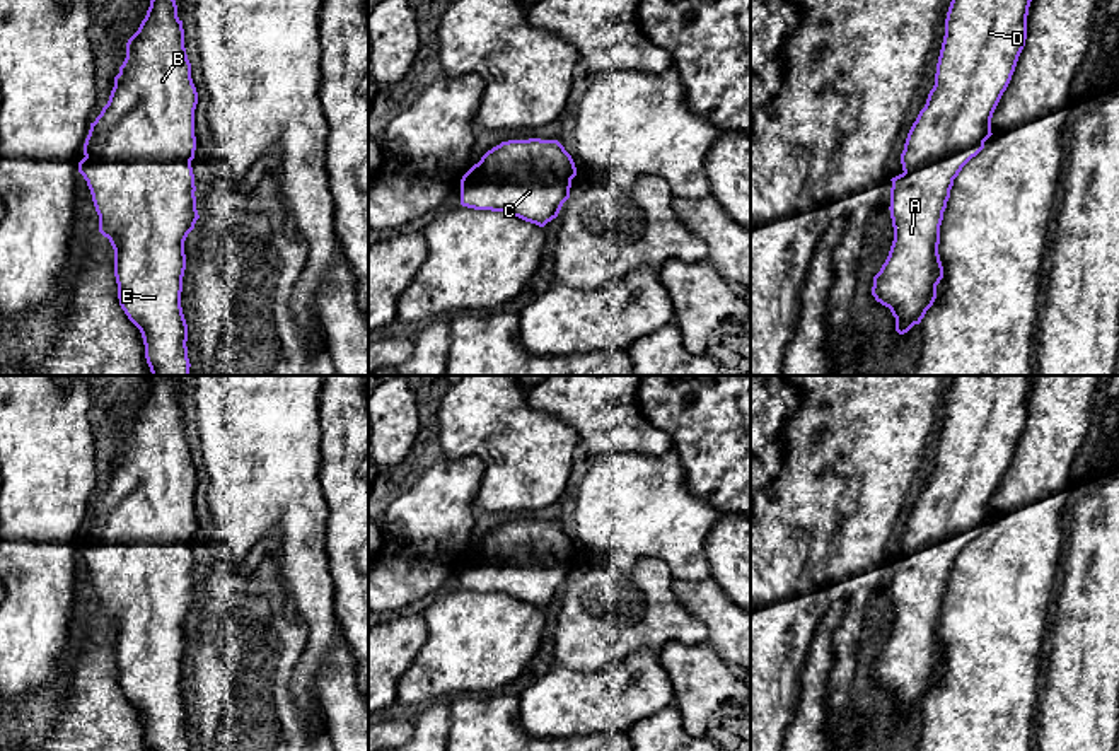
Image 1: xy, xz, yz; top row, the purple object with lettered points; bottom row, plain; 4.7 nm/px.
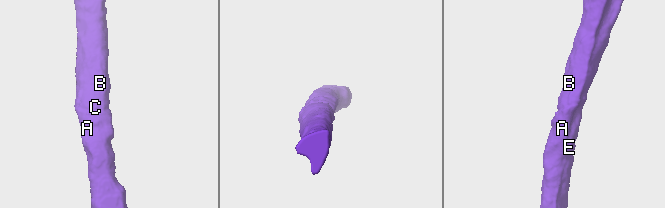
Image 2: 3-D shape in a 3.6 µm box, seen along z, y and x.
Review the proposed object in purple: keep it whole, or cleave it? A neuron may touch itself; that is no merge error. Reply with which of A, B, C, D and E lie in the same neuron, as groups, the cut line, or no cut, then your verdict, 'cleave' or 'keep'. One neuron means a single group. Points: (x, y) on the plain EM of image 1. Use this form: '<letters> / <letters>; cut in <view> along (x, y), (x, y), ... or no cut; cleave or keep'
A B C D E; no cut; keep

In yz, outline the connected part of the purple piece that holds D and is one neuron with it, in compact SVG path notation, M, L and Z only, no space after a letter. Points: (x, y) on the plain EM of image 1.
M954 376L936 445L935 468L913 505L901 536L902 556L892 560L890 601L894 623L873 659L872 678L896 700L896 713L919 707L943 661L938 637L940 608L954 562L976 539L991 515L993 495L1015 454L1027 422L1034 376Z

